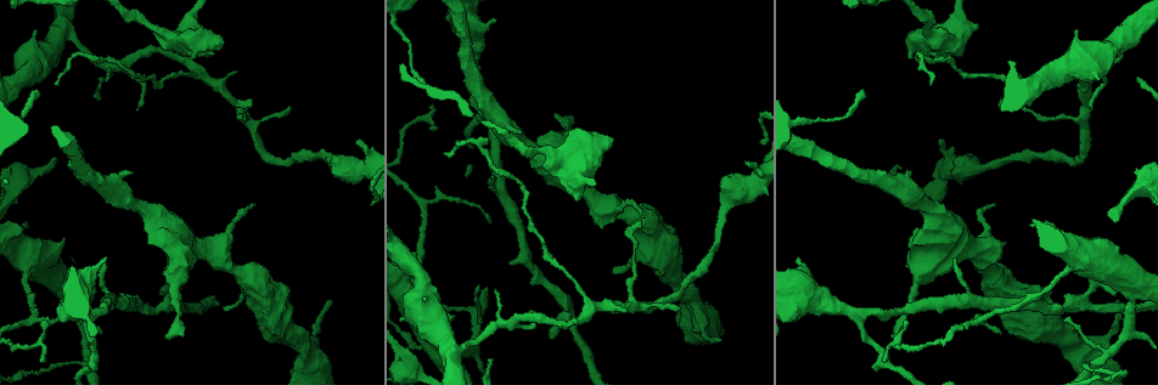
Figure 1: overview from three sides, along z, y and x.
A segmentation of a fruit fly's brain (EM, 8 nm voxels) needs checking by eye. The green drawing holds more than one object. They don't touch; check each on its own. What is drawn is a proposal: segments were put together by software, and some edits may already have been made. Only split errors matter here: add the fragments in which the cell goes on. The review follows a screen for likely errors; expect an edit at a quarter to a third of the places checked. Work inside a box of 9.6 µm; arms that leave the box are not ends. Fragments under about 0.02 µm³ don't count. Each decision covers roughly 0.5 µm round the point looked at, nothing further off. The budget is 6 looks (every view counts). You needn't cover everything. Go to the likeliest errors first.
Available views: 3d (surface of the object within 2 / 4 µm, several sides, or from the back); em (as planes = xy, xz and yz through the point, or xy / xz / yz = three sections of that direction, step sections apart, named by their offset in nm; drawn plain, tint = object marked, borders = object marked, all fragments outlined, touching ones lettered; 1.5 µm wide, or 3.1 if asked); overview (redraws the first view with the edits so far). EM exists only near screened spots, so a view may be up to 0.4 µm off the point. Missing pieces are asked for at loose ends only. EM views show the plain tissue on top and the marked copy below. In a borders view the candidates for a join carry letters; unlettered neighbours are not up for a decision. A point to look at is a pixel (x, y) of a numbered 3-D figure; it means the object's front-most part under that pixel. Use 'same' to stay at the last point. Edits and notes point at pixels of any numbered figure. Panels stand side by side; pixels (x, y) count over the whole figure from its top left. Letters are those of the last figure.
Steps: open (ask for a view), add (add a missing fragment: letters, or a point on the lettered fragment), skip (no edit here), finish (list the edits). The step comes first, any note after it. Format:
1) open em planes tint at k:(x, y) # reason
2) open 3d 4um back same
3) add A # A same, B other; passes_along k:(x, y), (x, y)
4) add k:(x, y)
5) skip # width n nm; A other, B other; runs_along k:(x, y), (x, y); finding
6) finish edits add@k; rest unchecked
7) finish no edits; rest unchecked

open 3d 2um at 1:(1112, 293) # an open end

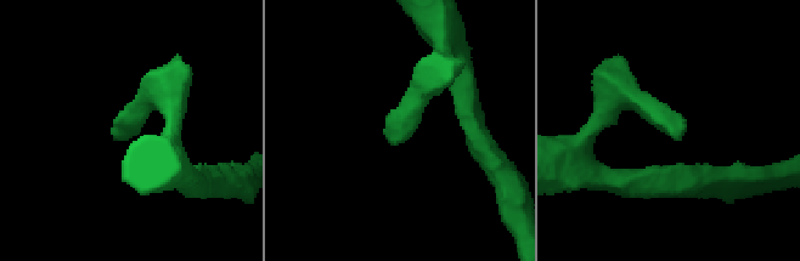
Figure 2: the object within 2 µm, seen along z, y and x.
open em planes borders at 2:(679, 138) # now the EM

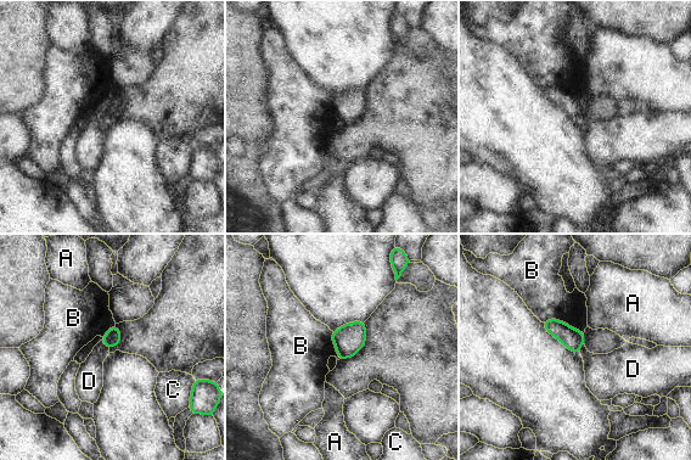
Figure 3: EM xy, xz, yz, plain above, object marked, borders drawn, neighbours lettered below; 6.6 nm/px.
skip # A other, B other, C other, D other; border 3:(101, 340), (108, 349); no lettered fragment goes on from it

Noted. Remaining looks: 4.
open 3d 2um at 1:(864, 94) # free end

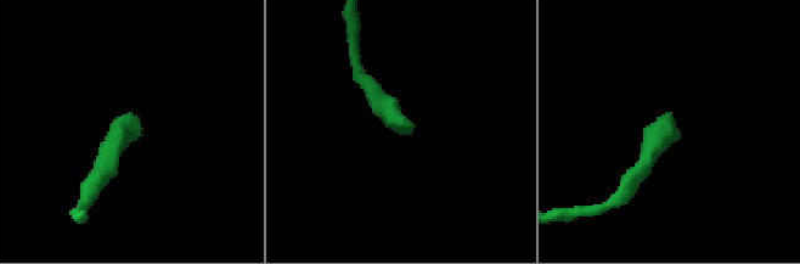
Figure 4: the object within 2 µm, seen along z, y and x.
open em planes borders at 4:(138, 132)

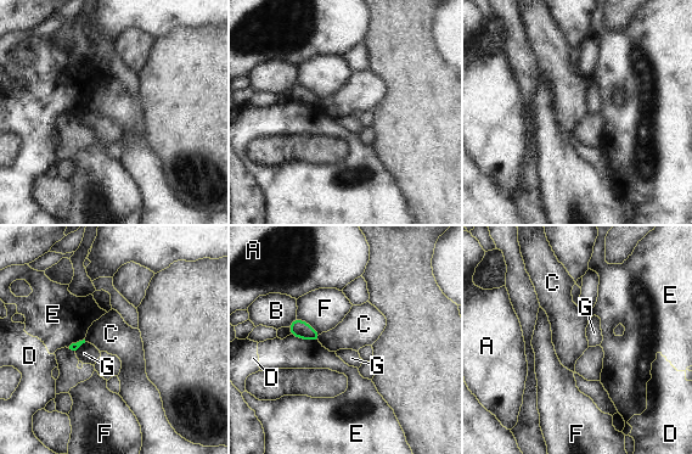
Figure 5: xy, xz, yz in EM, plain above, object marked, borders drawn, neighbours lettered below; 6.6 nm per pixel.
skip # longest_contact F 190 nm; A other, B other, C other, D other, E other, F other, G other; border 5:(297, 318), (307, 321), (320, 334); none of them fits

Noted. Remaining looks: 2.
open 3d 2um at 1:(519, 133) # thick end

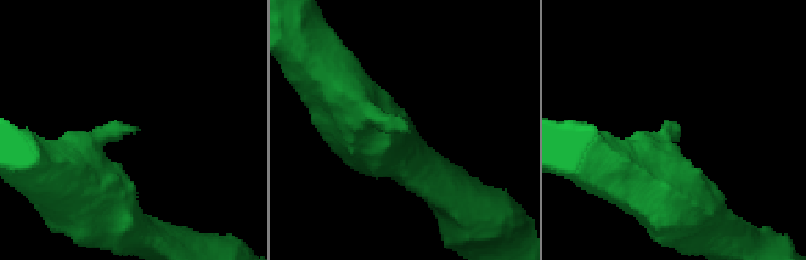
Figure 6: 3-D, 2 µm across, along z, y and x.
open em planes borders at 6:(408, 130) # need the tissue

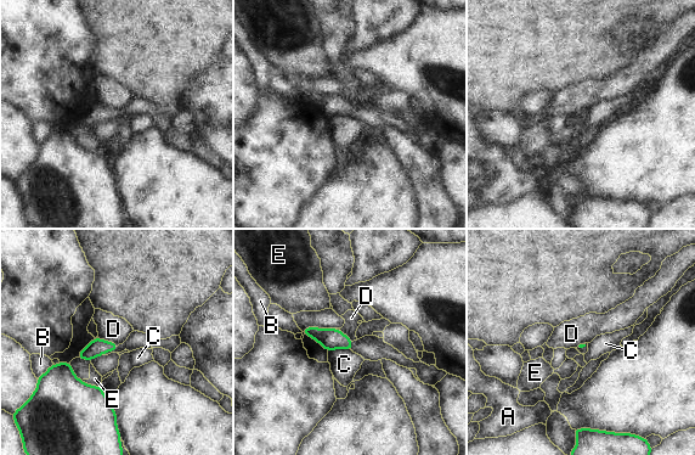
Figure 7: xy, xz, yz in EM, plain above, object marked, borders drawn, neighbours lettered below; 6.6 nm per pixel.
skip # A other, B other, C other, D other, E other; border 7:(97, 336), (118, 344); none of them fits

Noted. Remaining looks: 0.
finish no edits; rest unchecked

